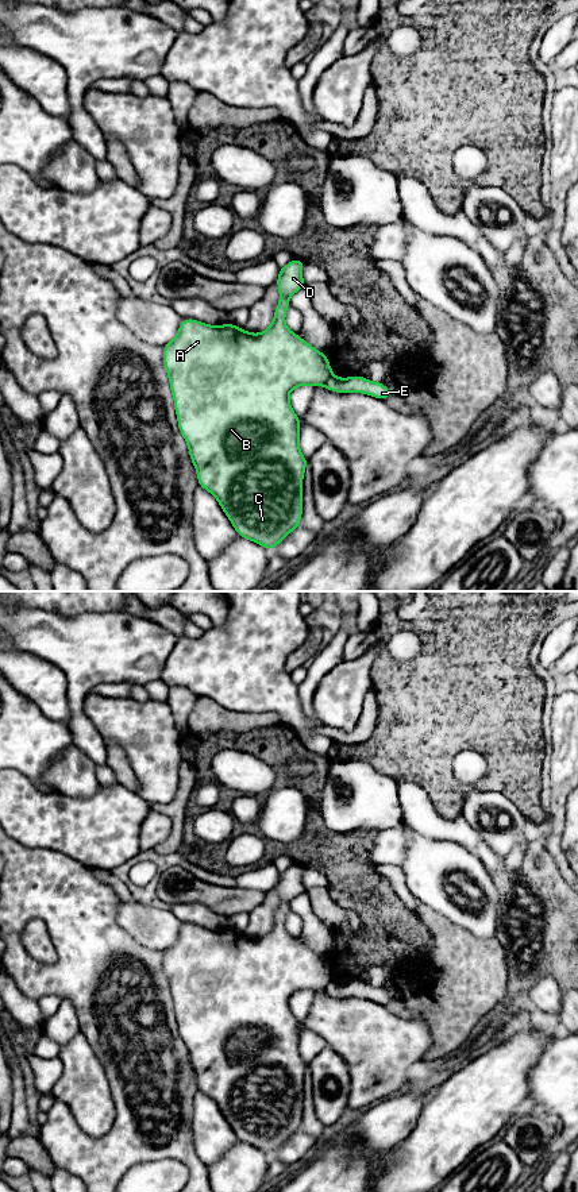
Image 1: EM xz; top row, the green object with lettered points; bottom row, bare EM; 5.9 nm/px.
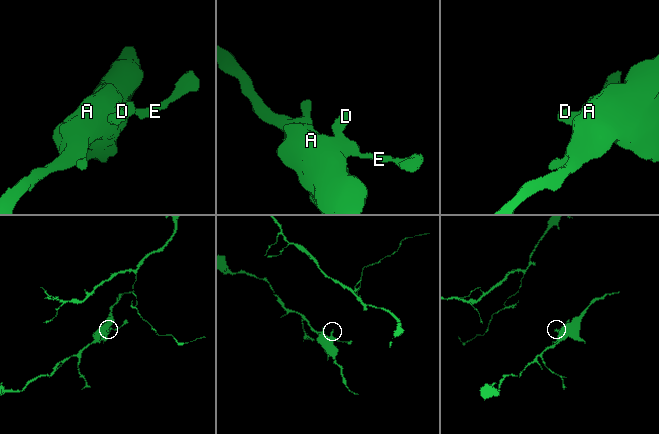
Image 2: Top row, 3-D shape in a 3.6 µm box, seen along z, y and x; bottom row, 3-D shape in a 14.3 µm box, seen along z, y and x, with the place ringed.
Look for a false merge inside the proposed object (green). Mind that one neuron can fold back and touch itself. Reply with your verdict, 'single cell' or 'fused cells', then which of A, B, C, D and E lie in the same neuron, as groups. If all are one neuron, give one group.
fused cells | A B C D / E

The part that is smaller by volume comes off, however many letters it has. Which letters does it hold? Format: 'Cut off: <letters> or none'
Cut off: E

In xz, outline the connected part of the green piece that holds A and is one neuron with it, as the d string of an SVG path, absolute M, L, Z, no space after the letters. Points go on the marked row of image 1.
M294 258L280 269L280 274L275 281L280 292L280 302L275 306L273 321L266 331L261 333L250 333L231 323L224 325L208 325L194 319L182 319L177 335L163 346L162 355L173 394L178 429L189 447L189 459L194 464L199 486L209 491L217 499L239 537L255 541L269 551L280 544L292 531L300 526L300 520L303 516L303 479L308 459L304 458L300 451L301 421L290 406L289 393L297 386L324 386L332 375L328 356L308 344L297 333L293 333L285 324L285 315L290 306L290 296L307 285L303 281L304 265L305 262Z

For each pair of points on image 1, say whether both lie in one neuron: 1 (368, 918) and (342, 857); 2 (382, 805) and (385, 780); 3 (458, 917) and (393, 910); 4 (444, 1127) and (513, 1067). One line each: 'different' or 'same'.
1: same
2: same
3: different
4: same

